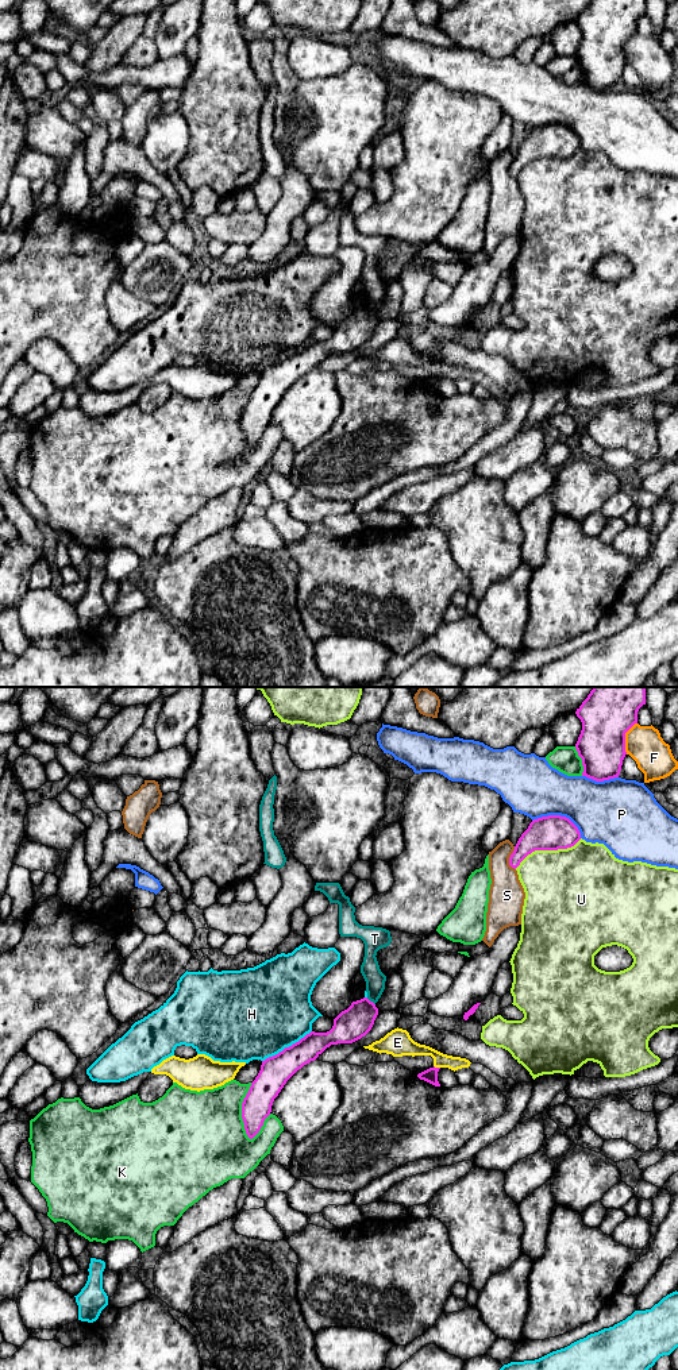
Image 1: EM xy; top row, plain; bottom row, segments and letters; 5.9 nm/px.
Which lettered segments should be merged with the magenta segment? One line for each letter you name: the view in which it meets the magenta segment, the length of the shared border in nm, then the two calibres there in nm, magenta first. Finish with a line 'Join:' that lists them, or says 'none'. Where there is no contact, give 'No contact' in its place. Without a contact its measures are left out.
Join: none

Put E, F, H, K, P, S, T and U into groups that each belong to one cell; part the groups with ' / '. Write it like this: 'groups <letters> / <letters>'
groups E / F / H / K / P / S / T / U

